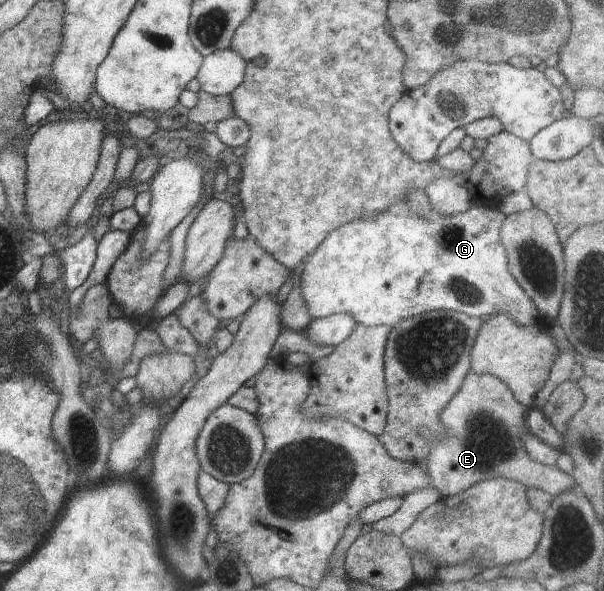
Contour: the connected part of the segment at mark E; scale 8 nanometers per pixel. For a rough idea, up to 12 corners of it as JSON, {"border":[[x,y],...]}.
{"border":[[470,369],[439,415],[427,472],[442,497],[506,478],[554,497],[573,476],[539,464],[528,411]]}

